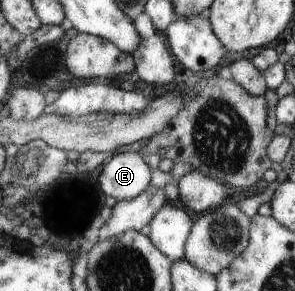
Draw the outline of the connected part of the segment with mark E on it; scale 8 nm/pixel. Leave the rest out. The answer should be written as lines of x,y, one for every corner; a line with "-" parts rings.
129,148
103,165
97,182
104,195
120,201
139,196
150,187
151,179
152,170
145,157
140,155
140,151

